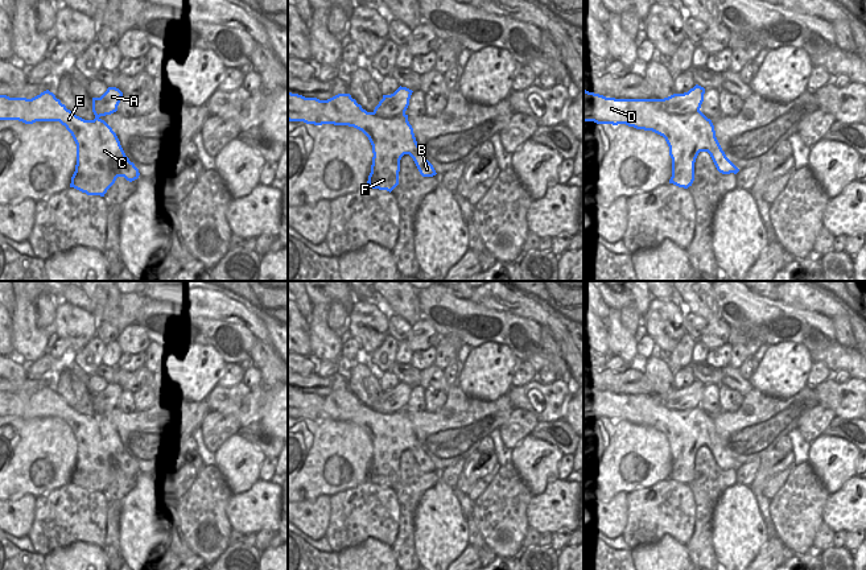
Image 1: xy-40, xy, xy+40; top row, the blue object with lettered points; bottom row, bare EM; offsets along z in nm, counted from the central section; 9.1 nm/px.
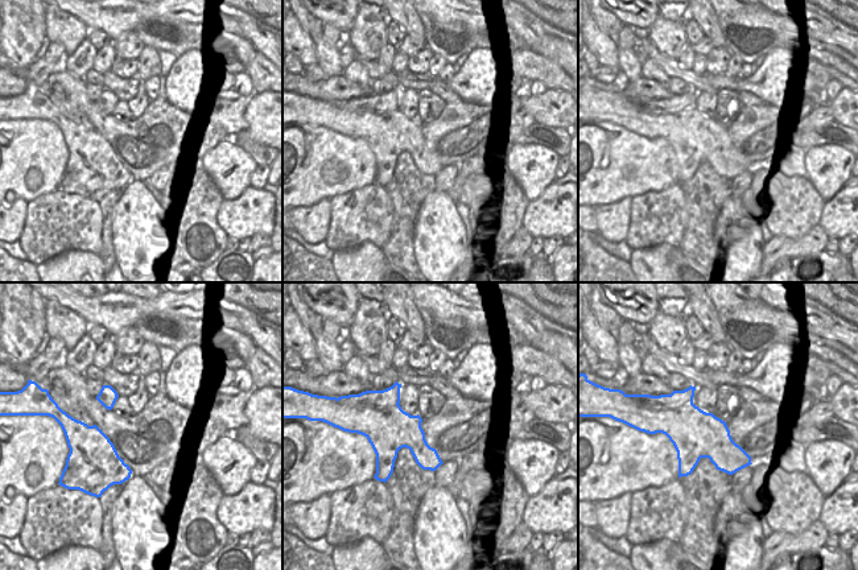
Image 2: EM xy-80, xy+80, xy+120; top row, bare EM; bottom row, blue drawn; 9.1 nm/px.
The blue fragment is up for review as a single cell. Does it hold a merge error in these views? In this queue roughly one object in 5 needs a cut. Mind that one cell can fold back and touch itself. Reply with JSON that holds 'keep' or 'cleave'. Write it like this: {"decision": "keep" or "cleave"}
{"decision": "cleave"}

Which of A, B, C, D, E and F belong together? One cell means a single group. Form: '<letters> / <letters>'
A / B C D E F

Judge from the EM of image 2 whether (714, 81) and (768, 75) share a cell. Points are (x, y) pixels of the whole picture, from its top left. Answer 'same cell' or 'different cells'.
same cell

